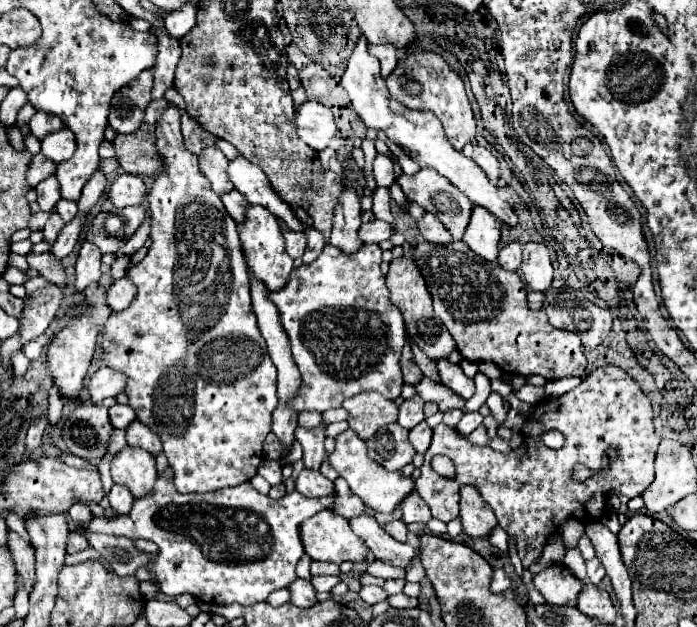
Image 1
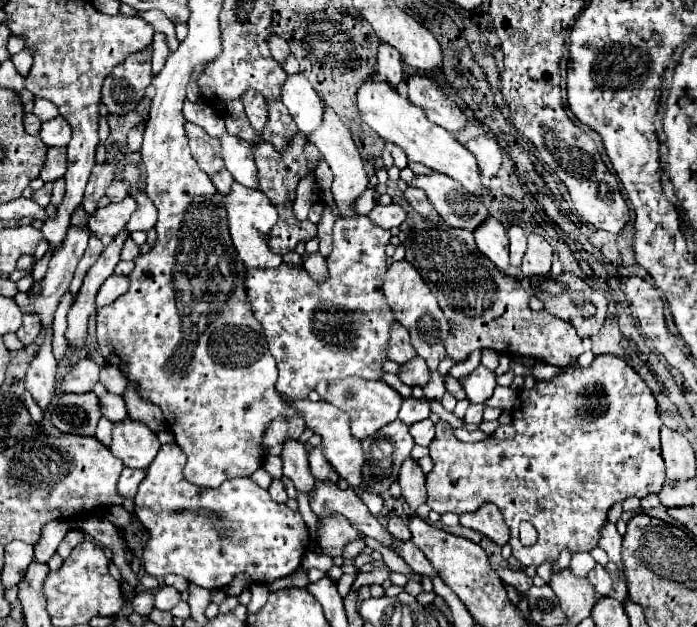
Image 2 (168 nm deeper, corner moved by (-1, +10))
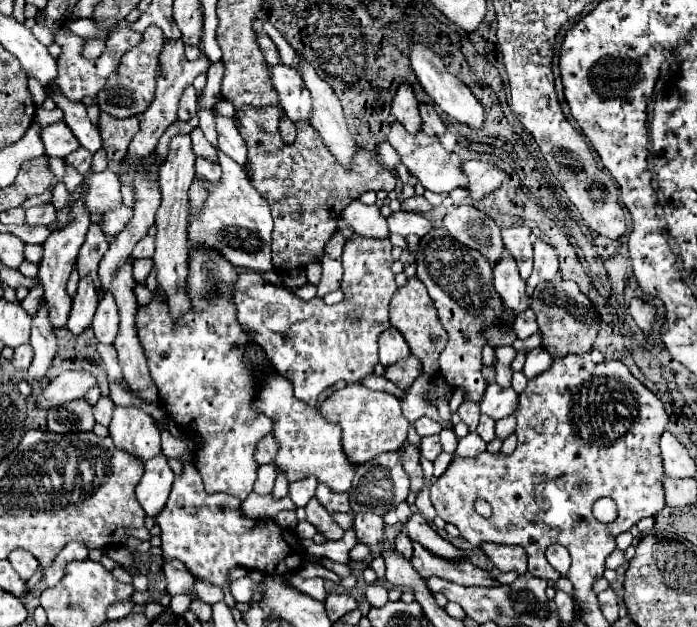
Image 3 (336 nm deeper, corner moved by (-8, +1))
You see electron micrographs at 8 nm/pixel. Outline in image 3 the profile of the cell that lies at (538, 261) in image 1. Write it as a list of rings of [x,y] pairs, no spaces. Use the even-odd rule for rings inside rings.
[[[536,241],[534,243],[534,271],[528,279],[528,287],[536,287],[540,281],[552,281],[558,273],[558,257],[552,245]]]

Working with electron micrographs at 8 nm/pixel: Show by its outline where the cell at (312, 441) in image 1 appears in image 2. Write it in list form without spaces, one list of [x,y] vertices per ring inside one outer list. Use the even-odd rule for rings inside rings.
[[[321,446],[309,450],[309,466],[311,466],[311,474],[315,476],[315,480],[323,480],[323,482],[333,482],[333,484],[337,484],[339,476],[337,476],[335,470],[331,468],[331,464],[327,464],[327,460],[323,458]]]

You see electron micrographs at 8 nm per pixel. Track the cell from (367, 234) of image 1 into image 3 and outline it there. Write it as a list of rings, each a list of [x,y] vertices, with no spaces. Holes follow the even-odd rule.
[[[412,211],[392,213],[386,221],[388,221],[390,233],[398,233],[402,237],[408,237],[408,235],[420,235],[422,237],[432,229],[430,221],[424,215],[418,215]]]

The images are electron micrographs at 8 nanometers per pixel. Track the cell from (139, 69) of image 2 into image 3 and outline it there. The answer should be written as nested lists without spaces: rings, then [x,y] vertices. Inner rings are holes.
[[[150,25],[146,27],[146,31],[142,33],[142,45],[136,45],[134,49],[130,49],[128,53],[124,53],[122,61],[120,61],[120,69],[114,71],[108,77],[106,87],[102,89],[102,93],[98,93],[98,107],[100,111],[110,113],[112,117],[118,119],[126,119],[126,117],[136,117],[142,115],[148,105],[154,99],[154,89],[156,89],[156,69],[158,69],[158,55],[164,47],[164,35],[162,29]]]

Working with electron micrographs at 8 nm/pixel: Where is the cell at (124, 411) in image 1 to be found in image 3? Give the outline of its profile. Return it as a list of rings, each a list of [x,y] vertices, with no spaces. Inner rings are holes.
[[[102,397],[102,399],[94,405],[94,417],[96,417],[96,421],[108,427],[110,421],[112,421],[114,407],[116,407],[116,405],[110,401],[110,397]]]

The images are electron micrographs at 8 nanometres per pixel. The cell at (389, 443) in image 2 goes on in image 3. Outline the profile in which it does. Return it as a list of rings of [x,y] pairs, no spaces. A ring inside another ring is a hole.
[[[402,449],[398,451],[390,451],[390,453],[382,453],[376,459],[364,463],[362,467],[358,467],[356,475],[354,475],[354,483],[348,491],[350,495],[350,511],[358,513],[358,511],[372,511],[378,515],[384,515],[386,511],[394,509],[400,501],[404,501],[410,493],[408,489],[408,477],[406,471],[400,463],[402,459]]]

